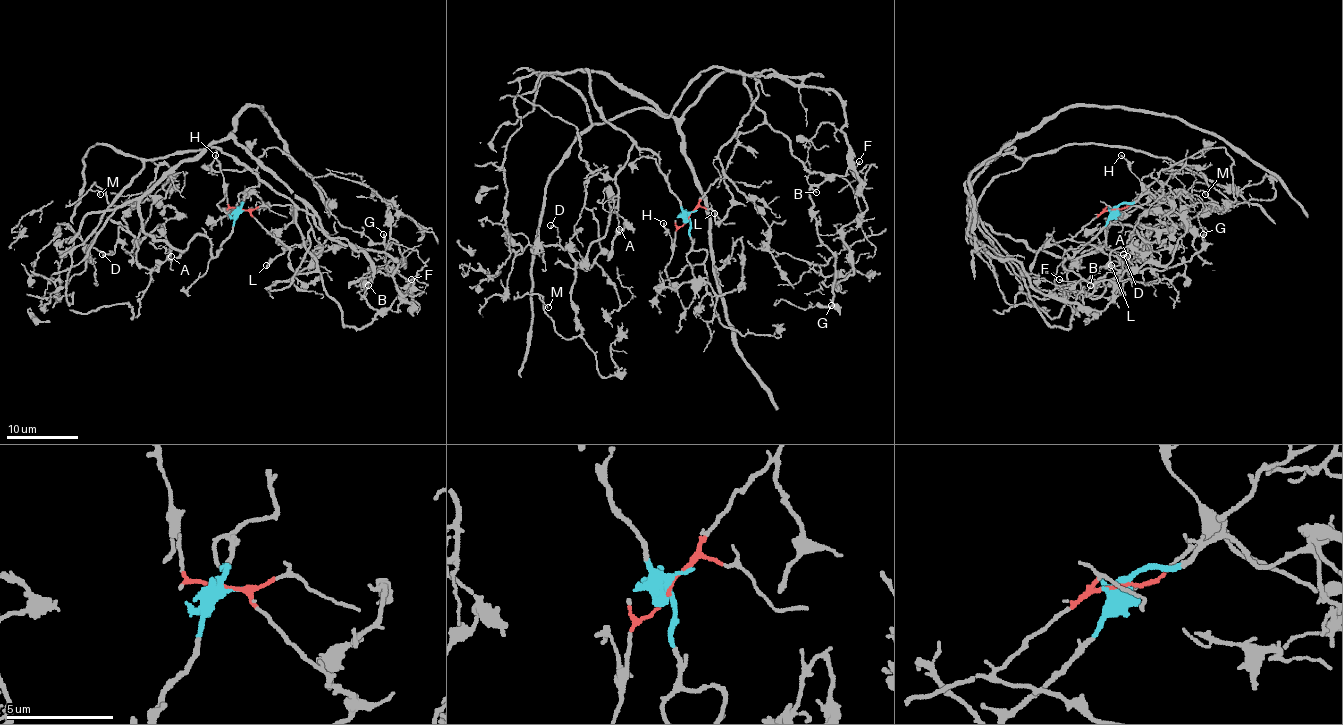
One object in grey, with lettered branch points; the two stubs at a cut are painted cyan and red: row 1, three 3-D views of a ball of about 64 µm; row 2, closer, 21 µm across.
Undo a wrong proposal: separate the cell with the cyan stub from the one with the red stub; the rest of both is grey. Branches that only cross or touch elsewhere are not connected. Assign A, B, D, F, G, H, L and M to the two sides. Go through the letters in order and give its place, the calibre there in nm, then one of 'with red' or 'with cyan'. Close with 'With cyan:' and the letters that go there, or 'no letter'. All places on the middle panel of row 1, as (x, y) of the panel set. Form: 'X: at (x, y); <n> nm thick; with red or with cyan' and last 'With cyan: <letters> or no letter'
A: at (619, 229); 120 nm thick; with cyan
B: at (816, 192); 120 nm thick; with red
D: at (550, 225); 130 nm thick; with cyan
F: at (859, 161); 120 nm thick; with red
G: at (831, 305); 170 nm thick; with red
H: at (663, 223); 130 nm thick; with red
L: at (714, 213); 180 nm thick; with red
M: at (548, 307); 110 nm thick; with cyan
With cyan: A, D, M

